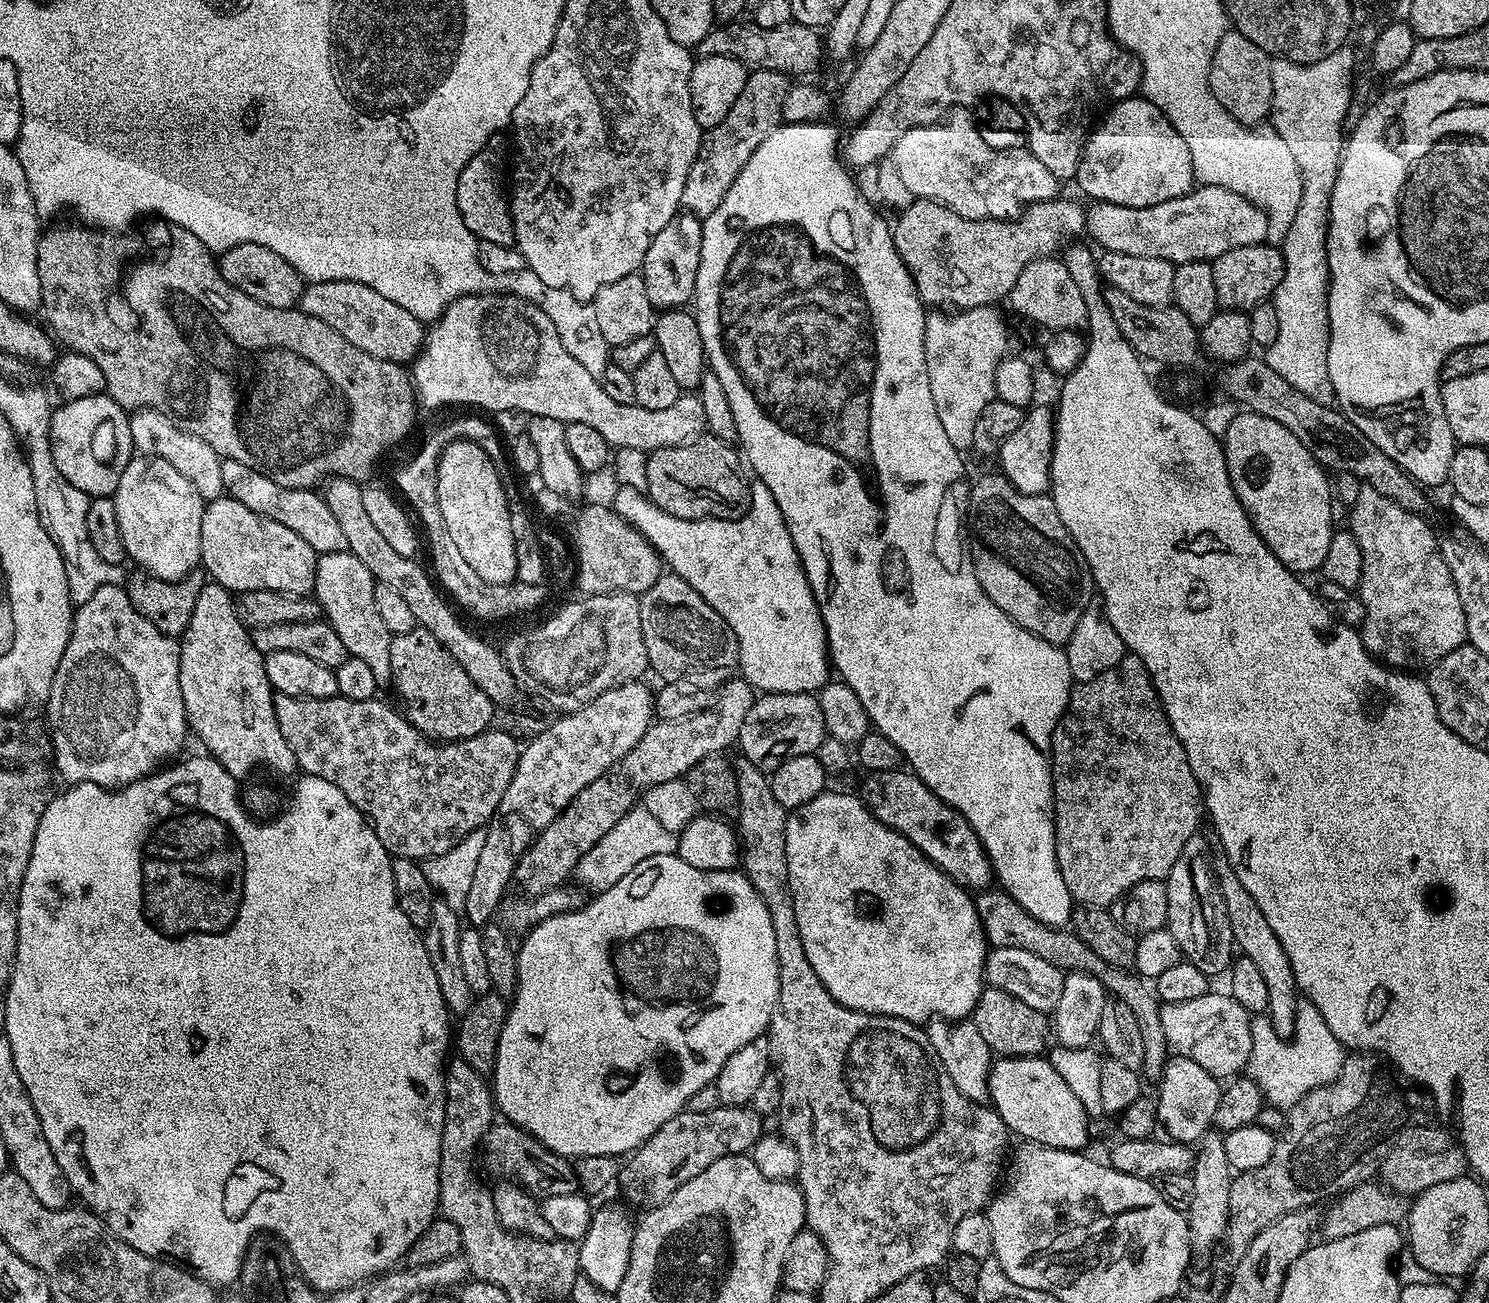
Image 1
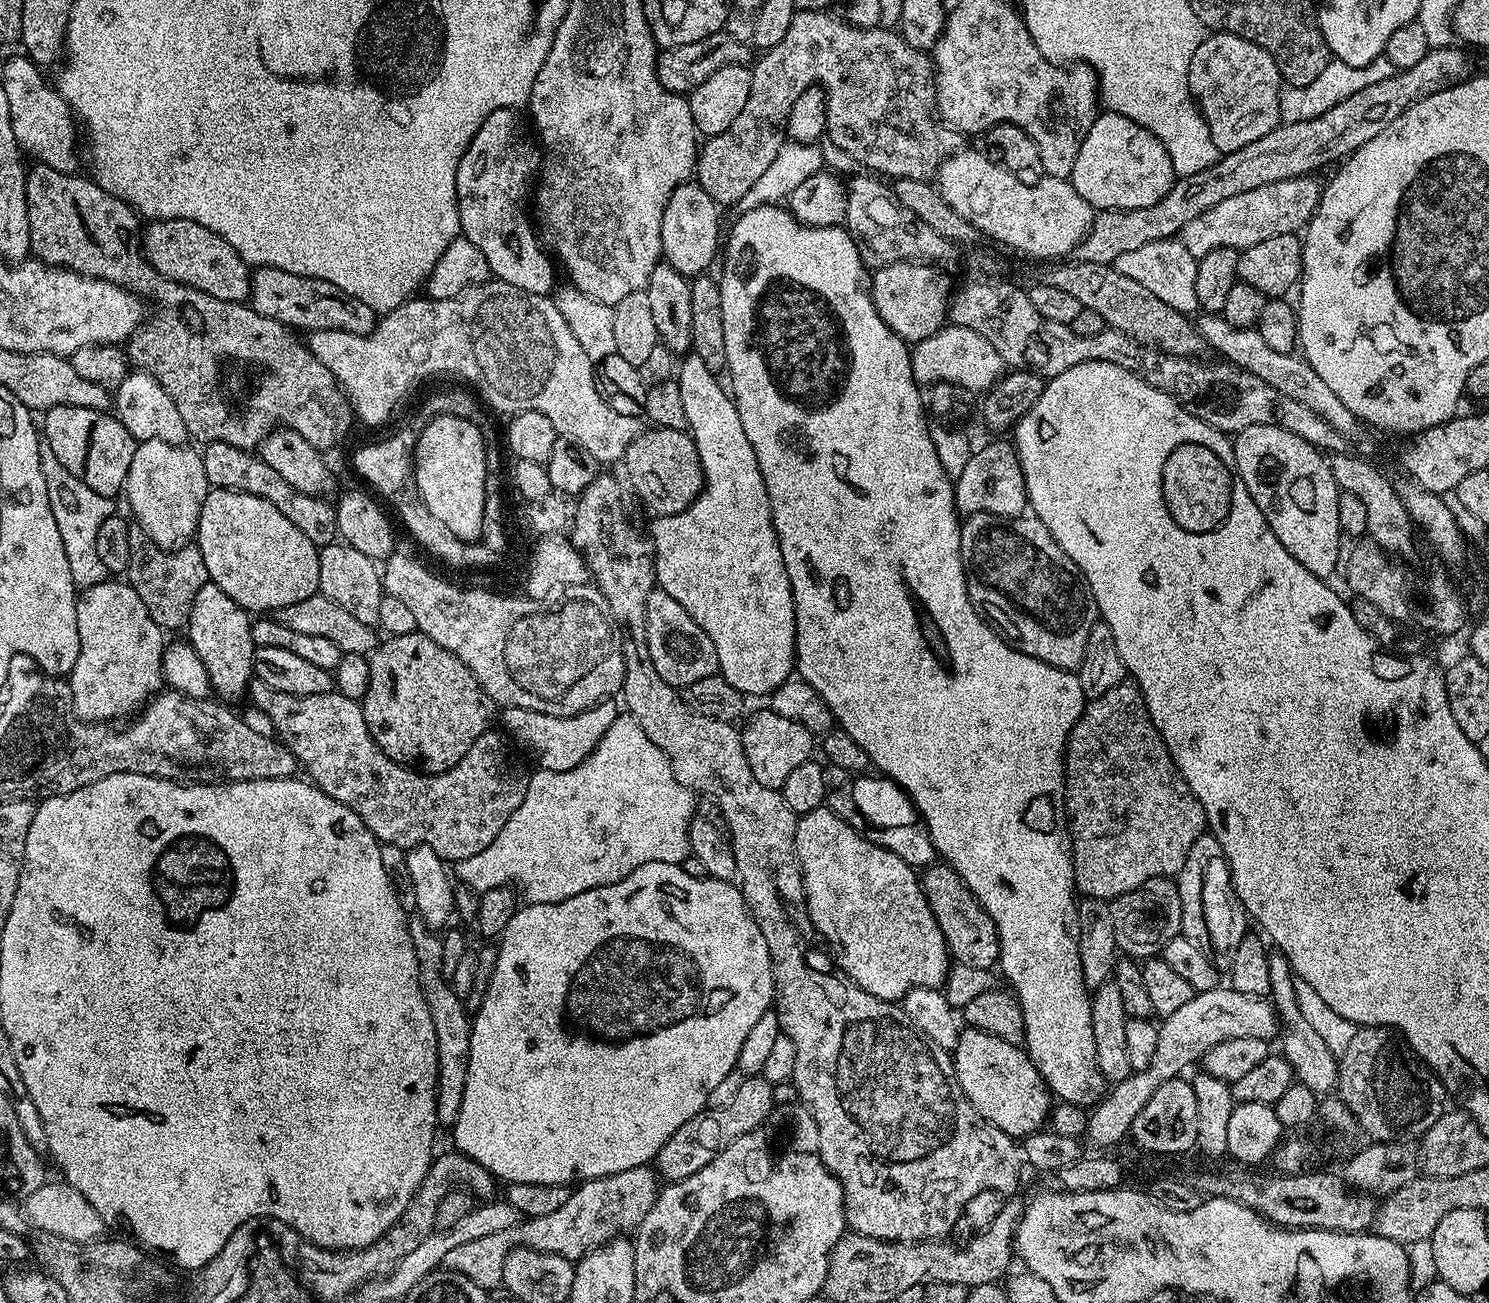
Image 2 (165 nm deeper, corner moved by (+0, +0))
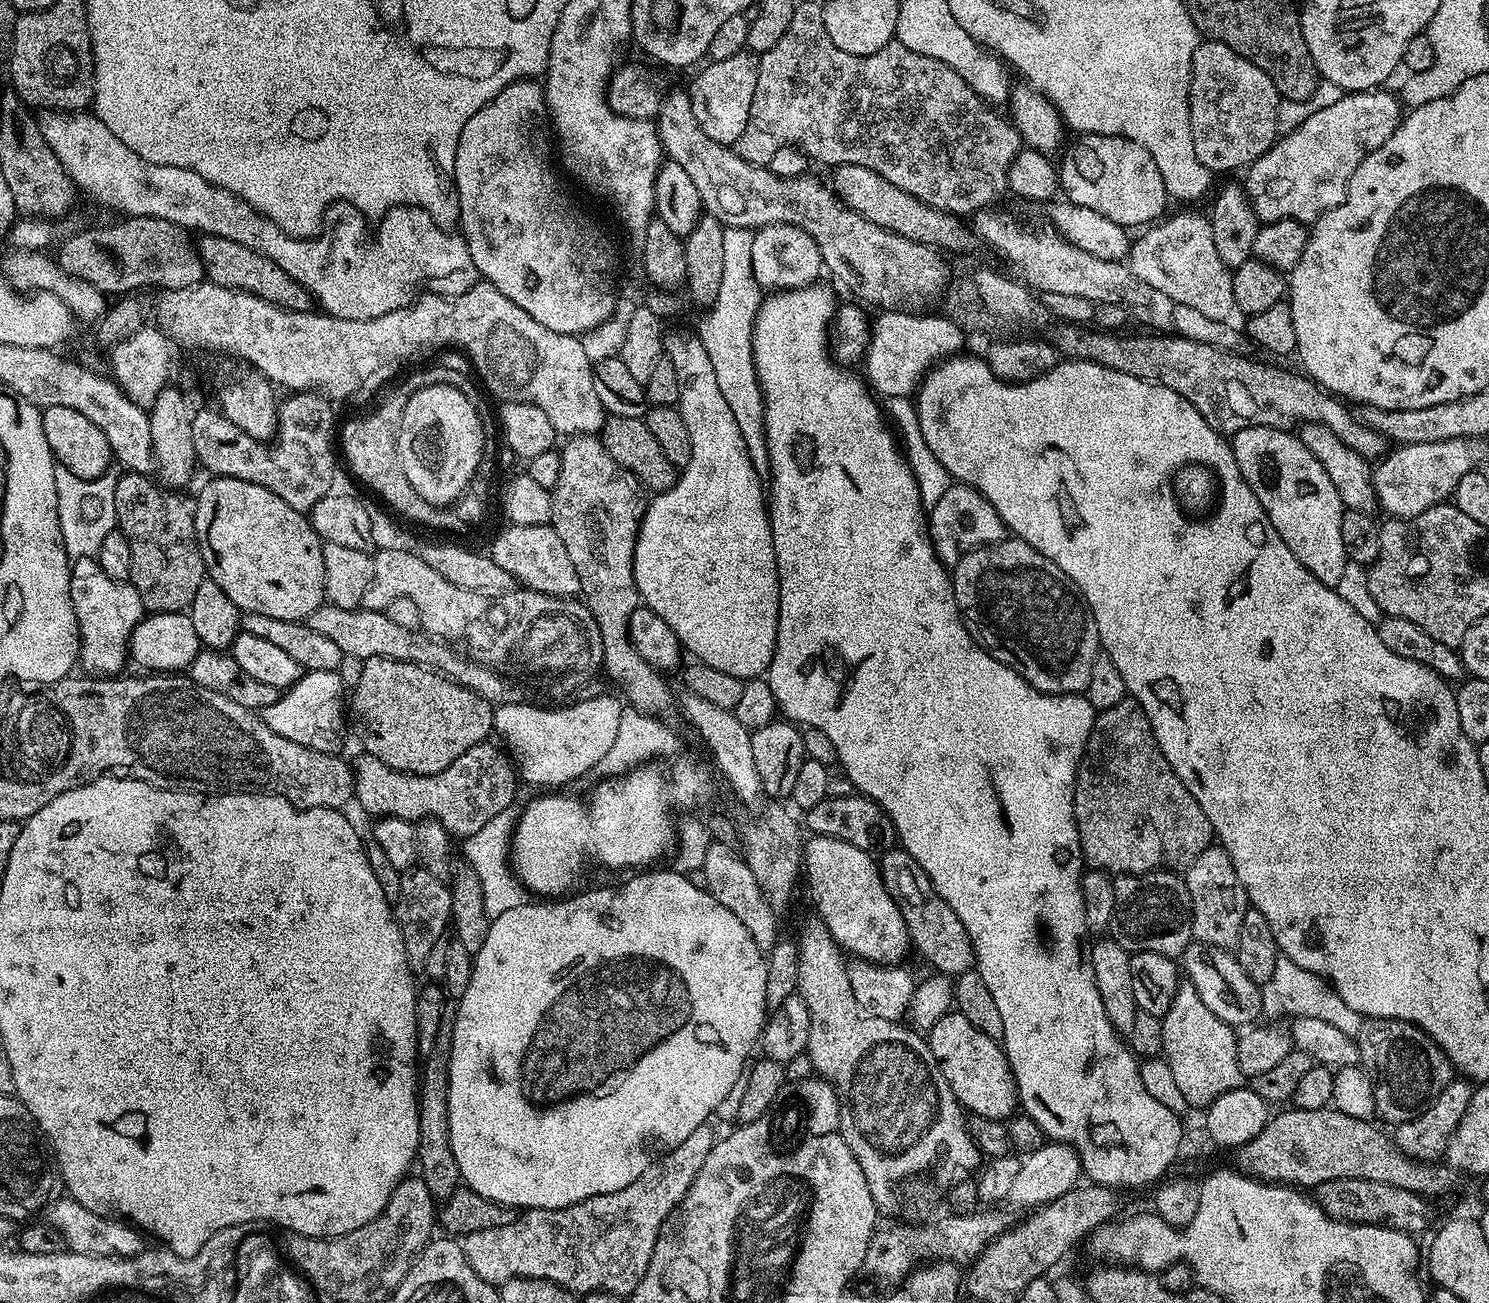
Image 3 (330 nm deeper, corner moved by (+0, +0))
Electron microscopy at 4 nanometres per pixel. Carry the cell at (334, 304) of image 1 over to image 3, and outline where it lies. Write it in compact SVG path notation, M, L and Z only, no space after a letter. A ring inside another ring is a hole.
M204 234L199 239L198 251L207 283L248 292L252 296L262 298L263 301L268 301L278 305L279 308L289 309L292 312L307 312L311 309L311 293L305 291L300 283L294 282L280 266L270 261L270 258L250 250L248 246L241 246L238 242L221 236Z

